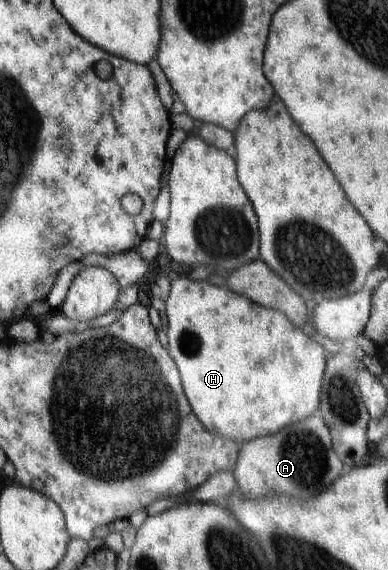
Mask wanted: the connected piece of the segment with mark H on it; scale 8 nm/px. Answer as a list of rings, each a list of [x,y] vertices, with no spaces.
[[[177,272],[171,276],[170,293],[165,300],[168,320],[168,326],[165,326],[167,330],[165,331],[168,336],[168,347],[171,356],[175,356],[175,360],[179,360],[179,372],[183,372],[183,388],[187,388],[190,407],[197,414],[205,428],[212,434],[217,434],[241,444],[245,441],[252,441],[257,437],[274,435],[279,429],[316,414],[320,405],[321,383],[328,357],[324,350],[324,342],[307,334],[304,328],[296,327],[281,312],[257,306],[257,304],[249,302],[247,298],[231,292],[229,288],[217,288],[217,286],[211,286],[209,282],[195,282],[187,276],[189,274],[179,276]]]

